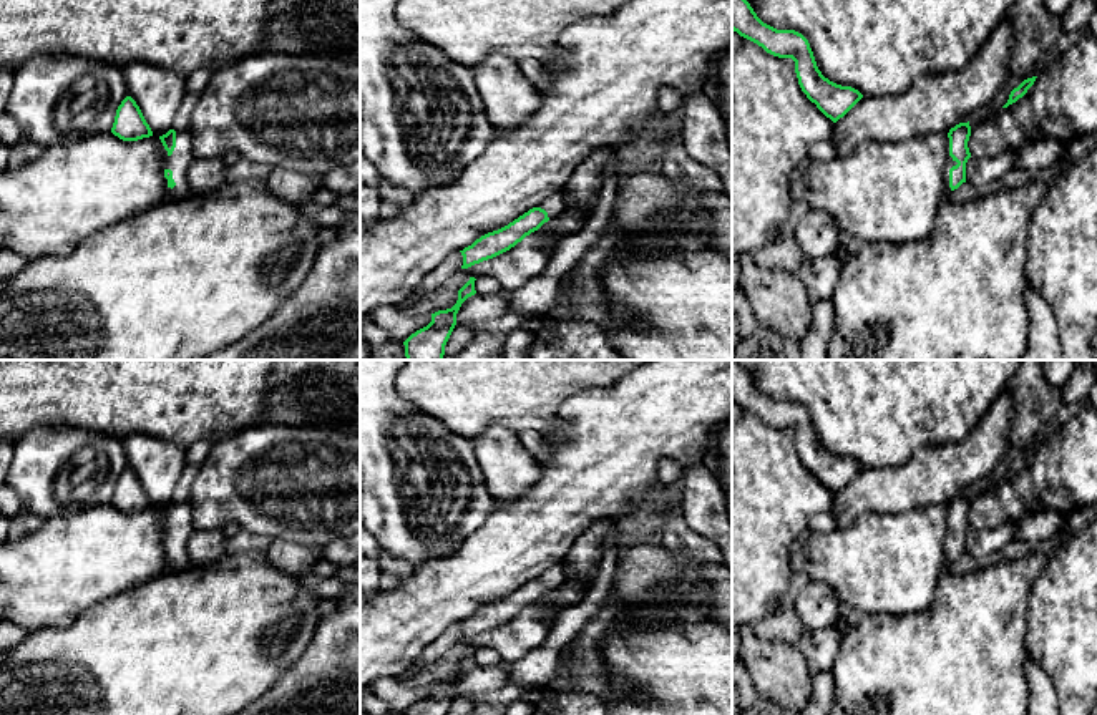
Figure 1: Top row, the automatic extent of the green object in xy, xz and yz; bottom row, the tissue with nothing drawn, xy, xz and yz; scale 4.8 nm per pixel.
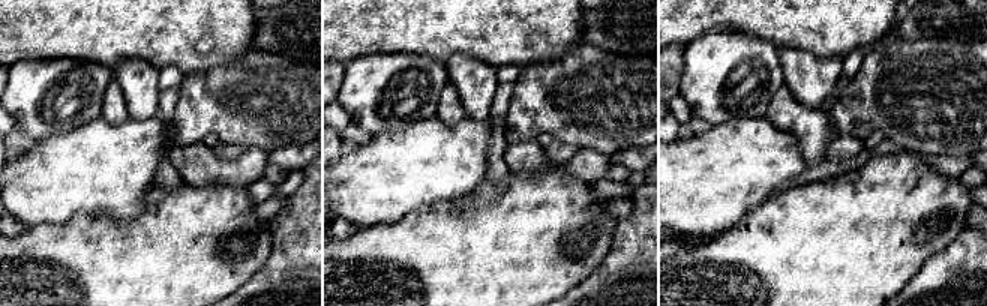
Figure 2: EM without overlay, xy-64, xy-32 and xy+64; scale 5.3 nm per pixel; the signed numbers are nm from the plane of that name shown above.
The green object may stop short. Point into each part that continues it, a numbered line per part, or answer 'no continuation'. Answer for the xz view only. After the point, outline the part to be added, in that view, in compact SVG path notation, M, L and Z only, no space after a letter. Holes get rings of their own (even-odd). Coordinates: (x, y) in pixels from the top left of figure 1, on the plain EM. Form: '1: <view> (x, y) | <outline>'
1: xz (555, 576) | M556 564L556 566L549 567L538 579L544 581L548 584L549 591L558 589L564 581L563 564Z

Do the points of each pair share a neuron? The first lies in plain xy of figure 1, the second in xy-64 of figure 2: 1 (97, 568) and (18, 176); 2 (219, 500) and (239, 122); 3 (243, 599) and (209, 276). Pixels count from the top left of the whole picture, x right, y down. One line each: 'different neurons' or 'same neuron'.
1: same neuron
2: same neuron
3: same neuron

